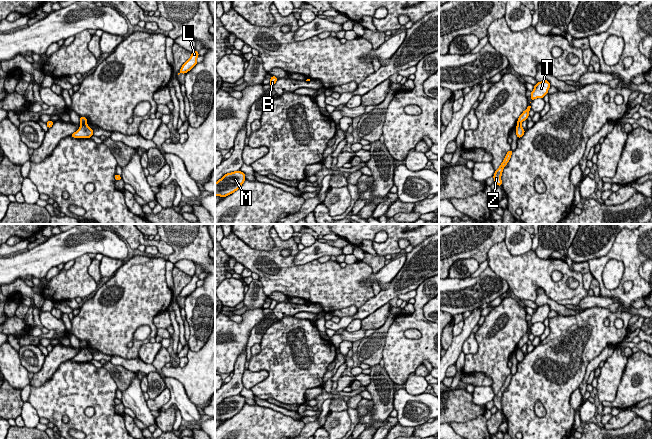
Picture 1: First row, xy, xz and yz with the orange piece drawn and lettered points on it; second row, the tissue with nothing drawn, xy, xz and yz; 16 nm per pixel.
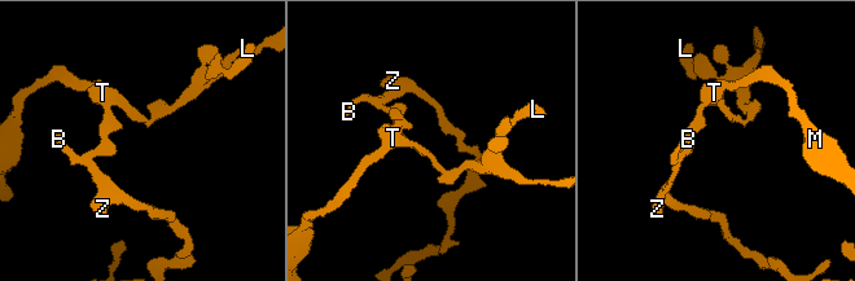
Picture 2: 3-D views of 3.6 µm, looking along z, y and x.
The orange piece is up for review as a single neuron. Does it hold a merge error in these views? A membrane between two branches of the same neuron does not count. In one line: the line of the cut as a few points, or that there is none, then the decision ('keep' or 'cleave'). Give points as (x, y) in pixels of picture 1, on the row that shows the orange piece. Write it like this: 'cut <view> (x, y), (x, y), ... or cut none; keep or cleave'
cut yz (518, 123), (520, 124); cleave

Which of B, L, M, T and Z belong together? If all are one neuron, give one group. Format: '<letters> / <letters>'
B Z / L M T

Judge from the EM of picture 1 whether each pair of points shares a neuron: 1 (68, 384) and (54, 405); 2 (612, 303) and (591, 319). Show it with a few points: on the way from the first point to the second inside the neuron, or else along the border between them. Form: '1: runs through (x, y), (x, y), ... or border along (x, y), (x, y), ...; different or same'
1: runs through (62, 390), (58, 391), (55, 399); same
2: border along (621, 305), (614, 312), (603, 307), (585, 309); different

